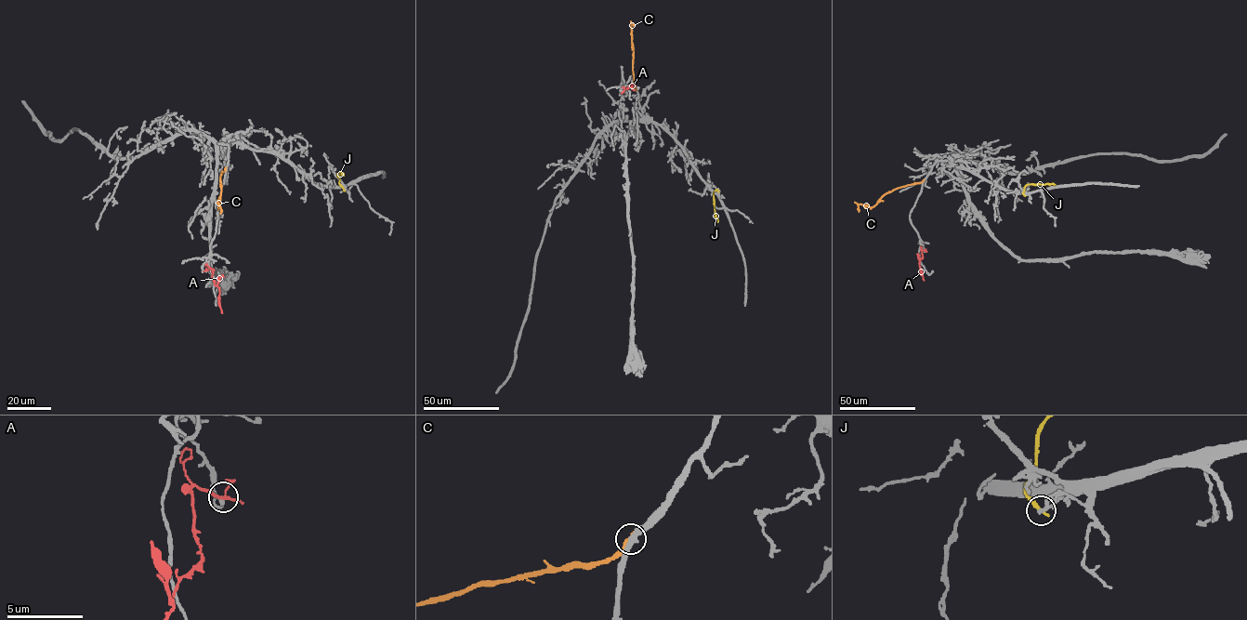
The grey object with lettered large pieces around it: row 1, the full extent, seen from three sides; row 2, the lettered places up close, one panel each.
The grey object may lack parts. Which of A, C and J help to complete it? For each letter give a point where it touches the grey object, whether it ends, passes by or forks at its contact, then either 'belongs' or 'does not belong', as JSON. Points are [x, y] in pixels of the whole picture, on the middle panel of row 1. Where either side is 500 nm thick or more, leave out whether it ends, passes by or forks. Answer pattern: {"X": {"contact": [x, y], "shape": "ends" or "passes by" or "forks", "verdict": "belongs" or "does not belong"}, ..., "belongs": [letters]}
{"A": {"contact": [623, 91], "shape": "forks", "verdict": "does not belong"}, "C": {"contact": [636, 89], "shape": "ends", "verdict": "belongs"}, "J": {"contact": [718, 191], "shape": "ends", "verdict": "does not belong"}, "belongs": ["C"]}

